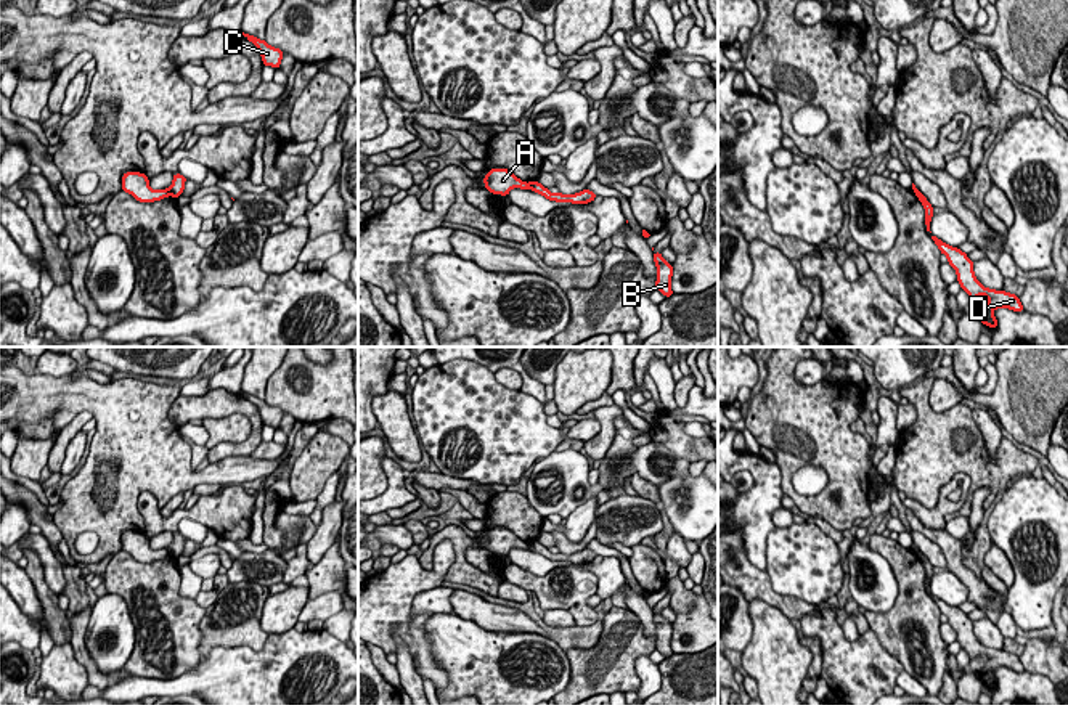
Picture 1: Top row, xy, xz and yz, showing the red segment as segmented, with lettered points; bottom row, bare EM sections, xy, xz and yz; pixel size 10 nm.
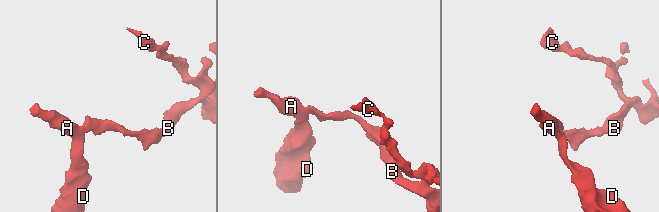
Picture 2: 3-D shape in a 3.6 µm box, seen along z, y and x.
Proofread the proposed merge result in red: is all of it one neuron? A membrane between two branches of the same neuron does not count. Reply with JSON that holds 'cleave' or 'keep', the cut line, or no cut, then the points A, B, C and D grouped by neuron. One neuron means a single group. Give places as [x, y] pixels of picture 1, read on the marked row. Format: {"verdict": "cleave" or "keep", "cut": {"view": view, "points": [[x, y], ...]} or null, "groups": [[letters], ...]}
{"verdict": "cleave", "cut": {"view": "xy", "points": [[166, 190], [171, 195]]}, "groups": [["A", "D"], ["B", "C"]]}

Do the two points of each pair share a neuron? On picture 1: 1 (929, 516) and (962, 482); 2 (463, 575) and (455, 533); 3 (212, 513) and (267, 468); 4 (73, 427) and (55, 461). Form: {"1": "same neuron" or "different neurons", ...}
{"1": "same neuron", "2": "same neuron", "3": "different neurons", "4": "same neuron"}

